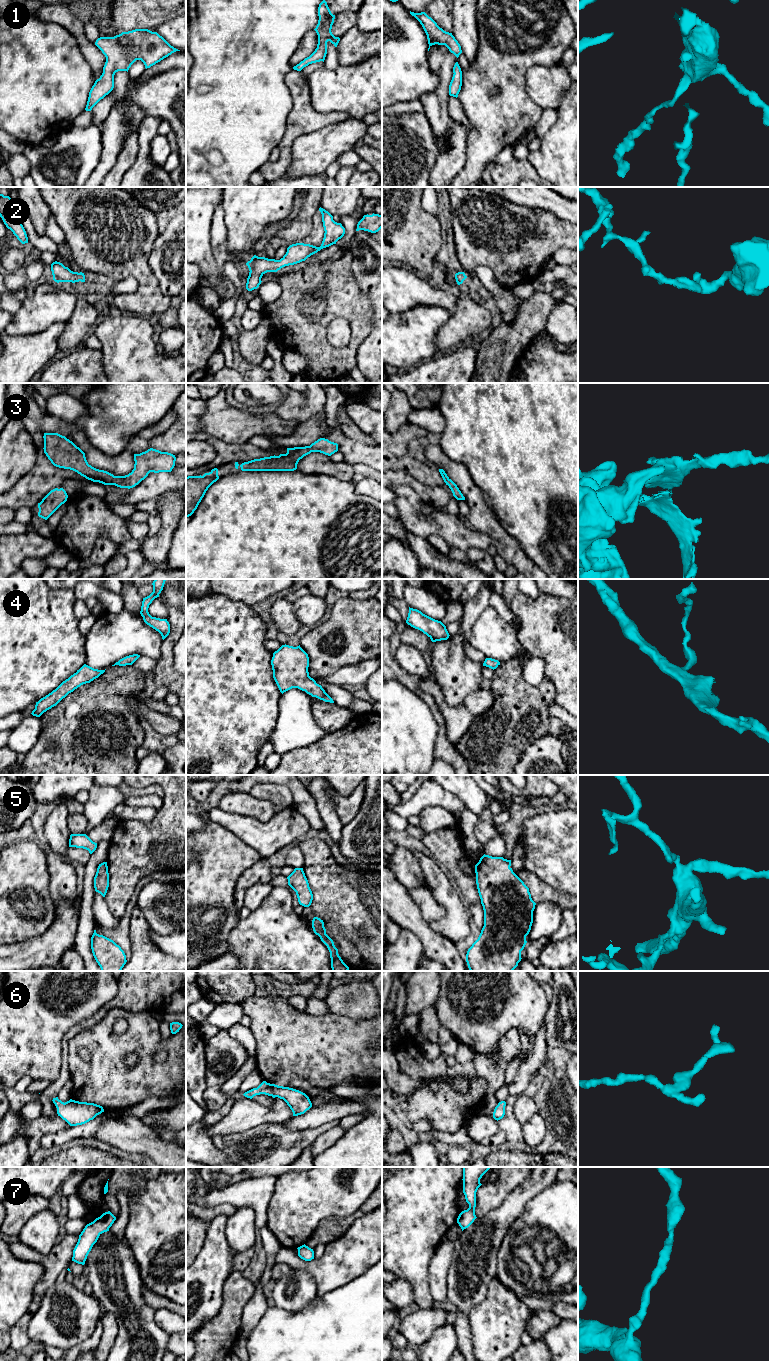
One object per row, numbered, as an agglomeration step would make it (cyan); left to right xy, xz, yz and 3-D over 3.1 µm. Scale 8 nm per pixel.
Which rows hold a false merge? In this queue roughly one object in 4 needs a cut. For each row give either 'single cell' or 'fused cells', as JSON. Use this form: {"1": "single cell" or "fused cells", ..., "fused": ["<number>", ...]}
{"1": "single cell", "2": "single cell", "3": "single cell", "4": "single cell", "5": "single cell", "6": "single cell", "7": "single cell", "fused": []}

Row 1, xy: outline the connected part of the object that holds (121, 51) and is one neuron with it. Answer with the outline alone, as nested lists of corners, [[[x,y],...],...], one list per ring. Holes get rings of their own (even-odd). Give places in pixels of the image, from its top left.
[[[135,29],[128,32],[122,32],[114,37],[100,37],[96,40],[95,45],[102,51],[106,57],[103,67],[103,73],[92,86],[85,110],[91,111],[92,108],[114,88],[114,75],[118,71],[127,71],[136,60],[141,60],[145,68],[150,68],[164,58],[176,51],[180,51],[171,46],[157,32],[148,29]]]

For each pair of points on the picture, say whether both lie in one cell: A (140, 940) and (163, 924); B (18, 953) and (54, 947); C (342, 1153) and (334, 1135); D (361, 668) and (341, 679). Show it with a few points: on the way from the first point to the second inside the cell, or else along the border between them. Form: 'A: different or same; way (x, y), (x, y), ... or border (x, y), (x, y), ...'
A: different; border (139, 907), (150, 928)
B: same; way (27, 953), (45, 951)
C: different; border (345, 1131), (334, 1143), (318, 1155)
D: same; way (356, 673), (346, 675)

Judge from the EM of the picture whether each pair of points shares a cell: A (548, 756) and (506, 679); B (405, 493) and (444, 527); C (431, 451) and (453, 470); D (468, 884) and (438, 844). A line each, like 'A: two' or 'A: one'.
A: two
B: one
C: one
D: one

